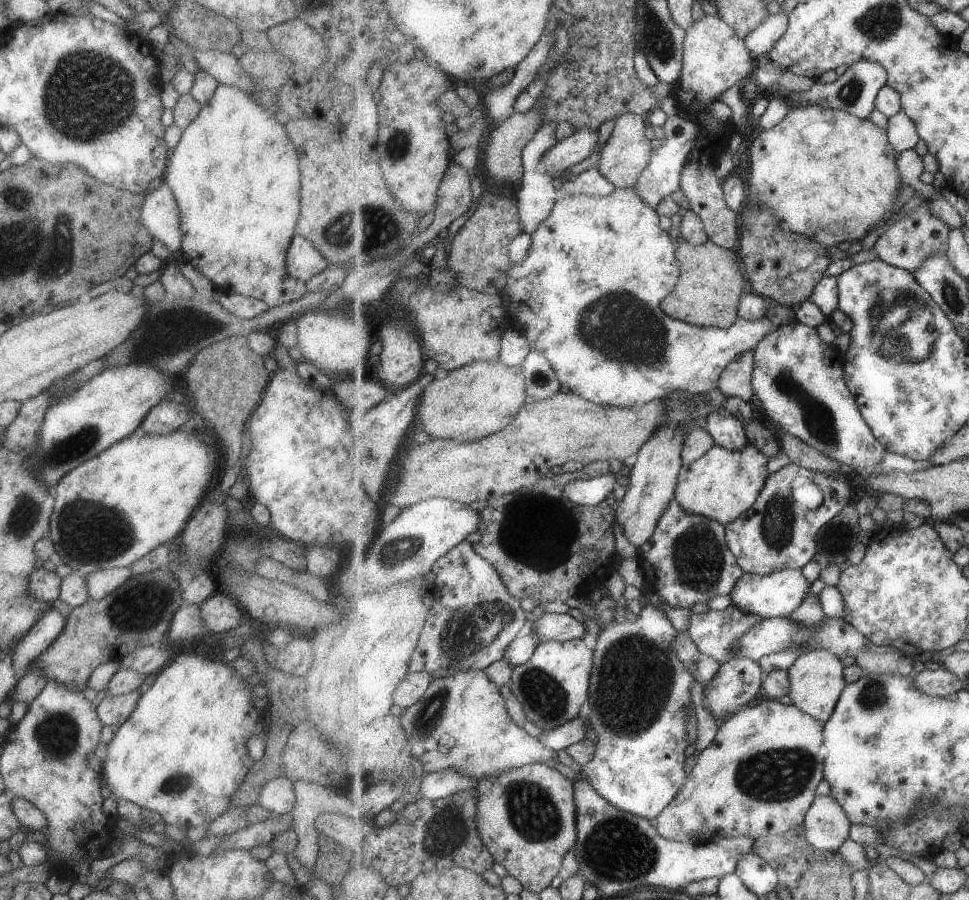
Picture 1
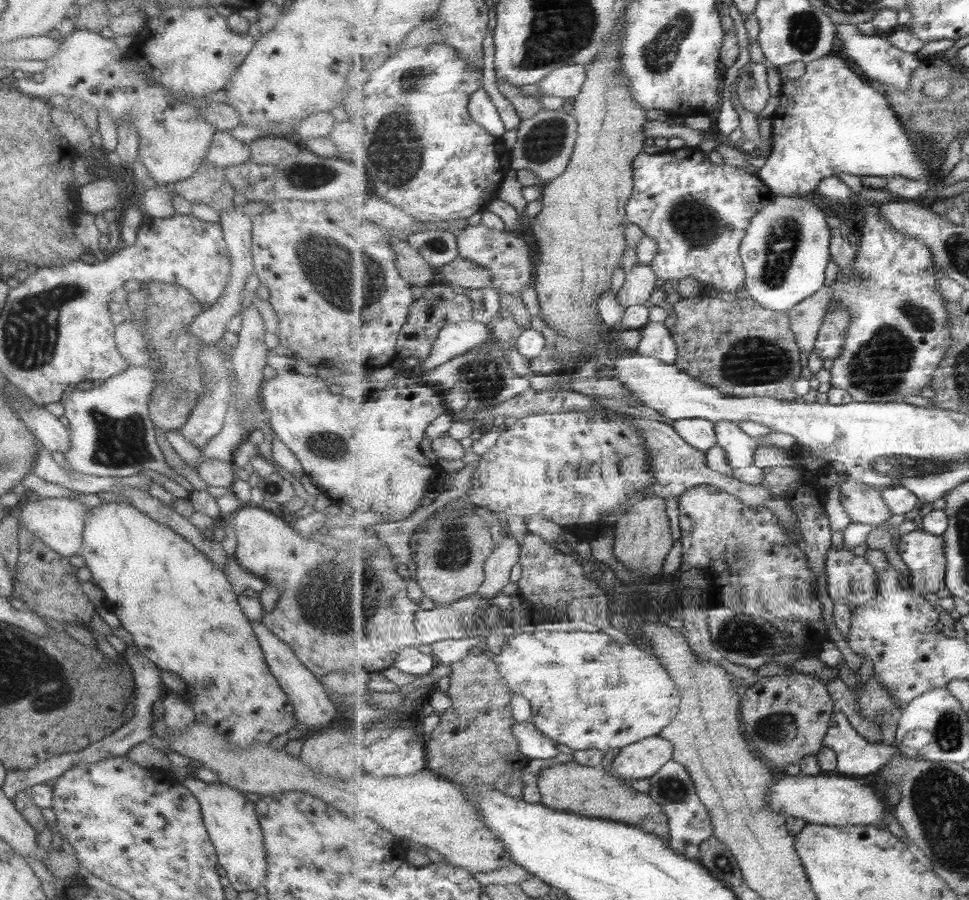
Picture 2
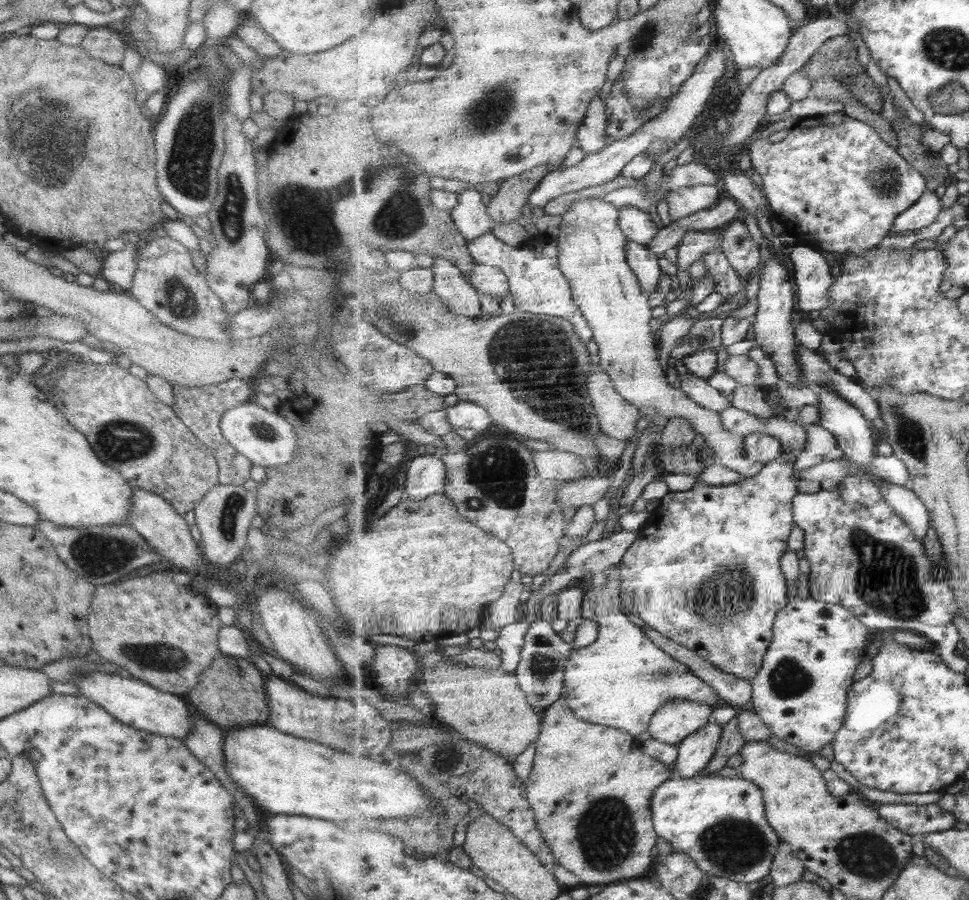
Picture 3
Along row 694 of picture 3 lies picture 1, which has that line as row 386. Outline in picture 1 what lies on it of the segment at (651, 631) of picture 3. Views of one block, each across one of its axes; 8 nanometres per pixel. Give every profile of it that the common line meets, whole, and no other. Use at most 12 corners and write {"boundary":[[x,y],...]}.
{"boundary":[[755,348],[721,374],[718,389],[751,403]]}

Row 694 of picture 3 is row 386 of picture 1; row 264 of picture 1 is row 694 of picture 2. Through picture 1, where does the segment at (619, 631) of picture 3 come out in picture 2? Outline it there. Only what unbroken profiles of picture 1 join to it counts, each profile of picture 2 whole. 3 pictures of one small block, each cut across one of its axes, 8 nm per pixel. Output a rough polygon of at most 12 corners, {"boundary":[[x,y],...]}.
{"boundary":[[602,631],[507,636],[533,725],[625,749],[680,712],[655,655]]}

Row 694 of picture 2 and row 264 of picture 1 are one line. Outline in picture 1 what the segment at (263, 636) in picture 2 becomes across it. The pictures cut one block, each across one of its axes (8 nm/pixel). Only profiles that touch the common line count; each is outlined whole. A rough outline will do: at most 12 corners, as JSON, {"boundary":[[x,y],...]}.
{"boundary":[[299,235],[291,238],[285,272],[301,282],[328,266]]}

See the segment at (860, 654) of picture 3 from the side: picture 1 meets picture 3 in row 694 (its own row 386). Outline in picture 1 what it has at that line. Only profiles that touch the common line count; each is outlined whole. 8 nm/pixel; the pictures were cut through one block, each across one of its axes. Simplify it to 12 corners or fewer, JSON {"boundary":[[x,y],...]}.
{"boundary":[[793,320],[755,348],[754,396],[788,434],[877,467],[845,353]]}

